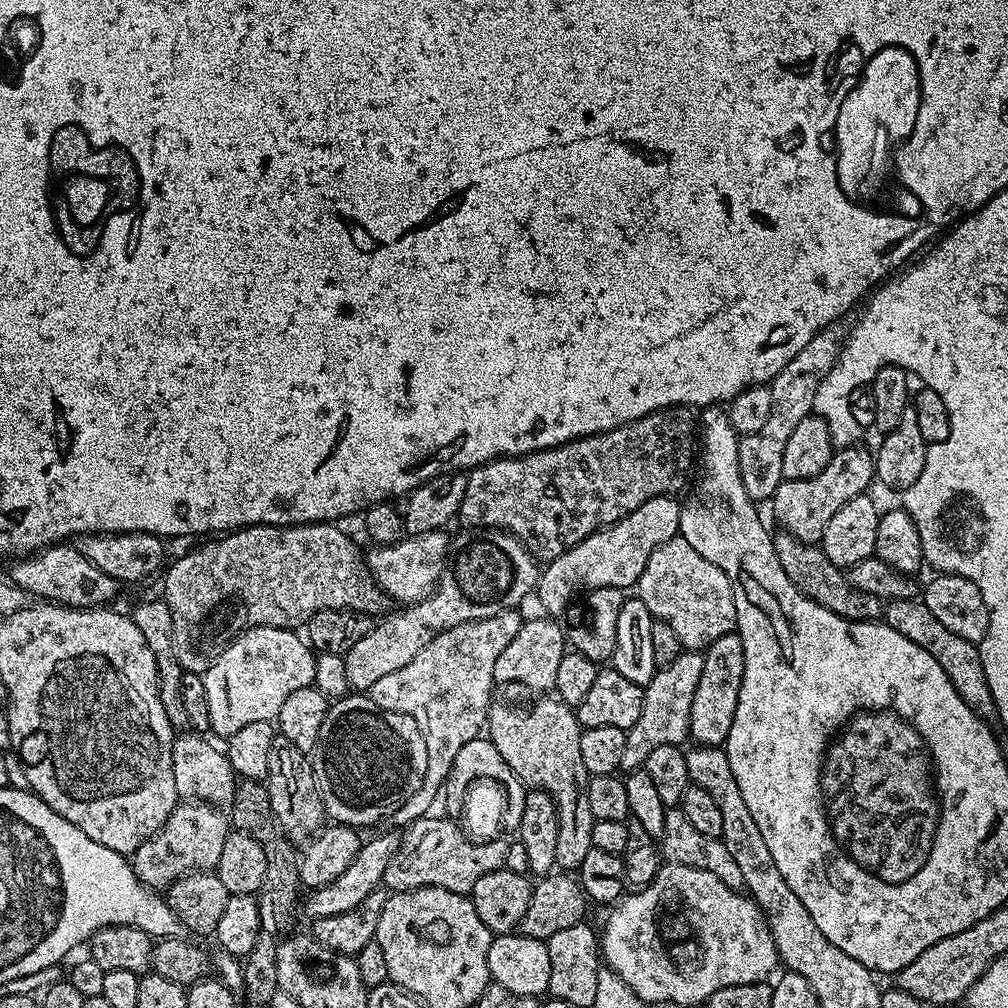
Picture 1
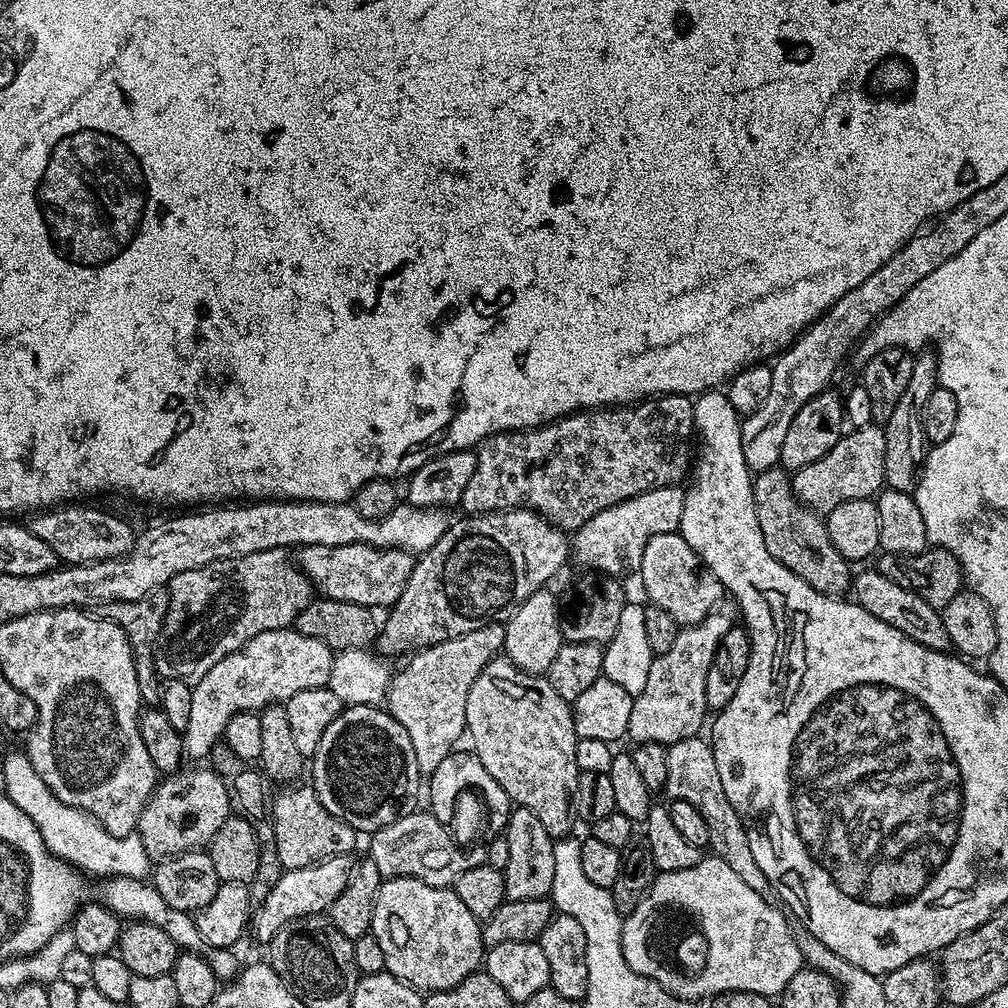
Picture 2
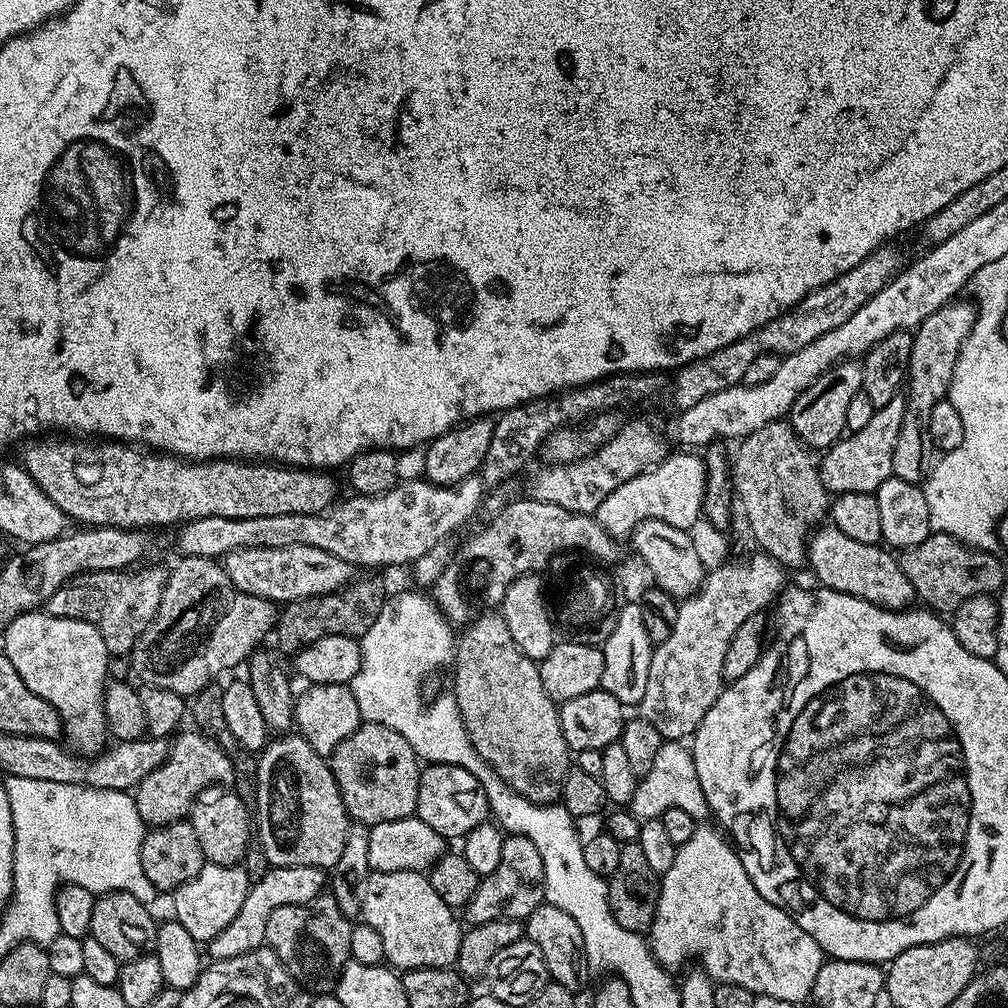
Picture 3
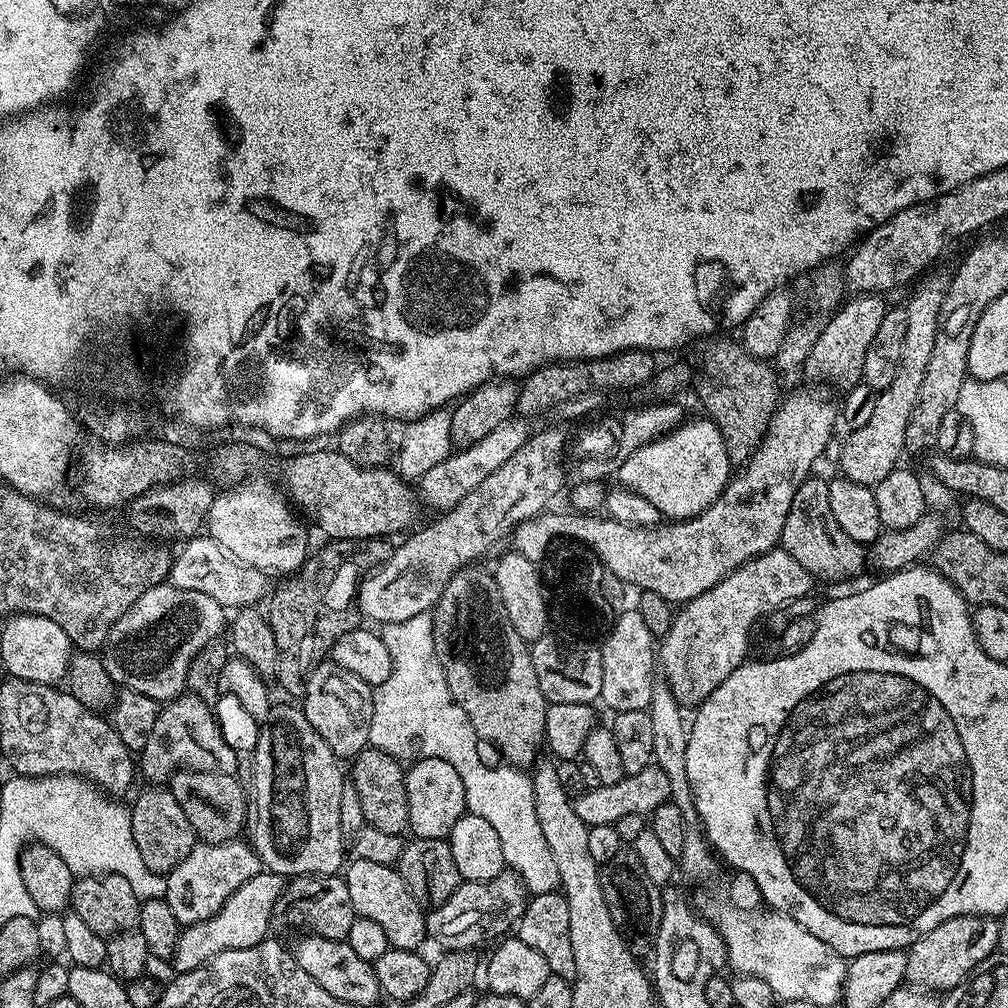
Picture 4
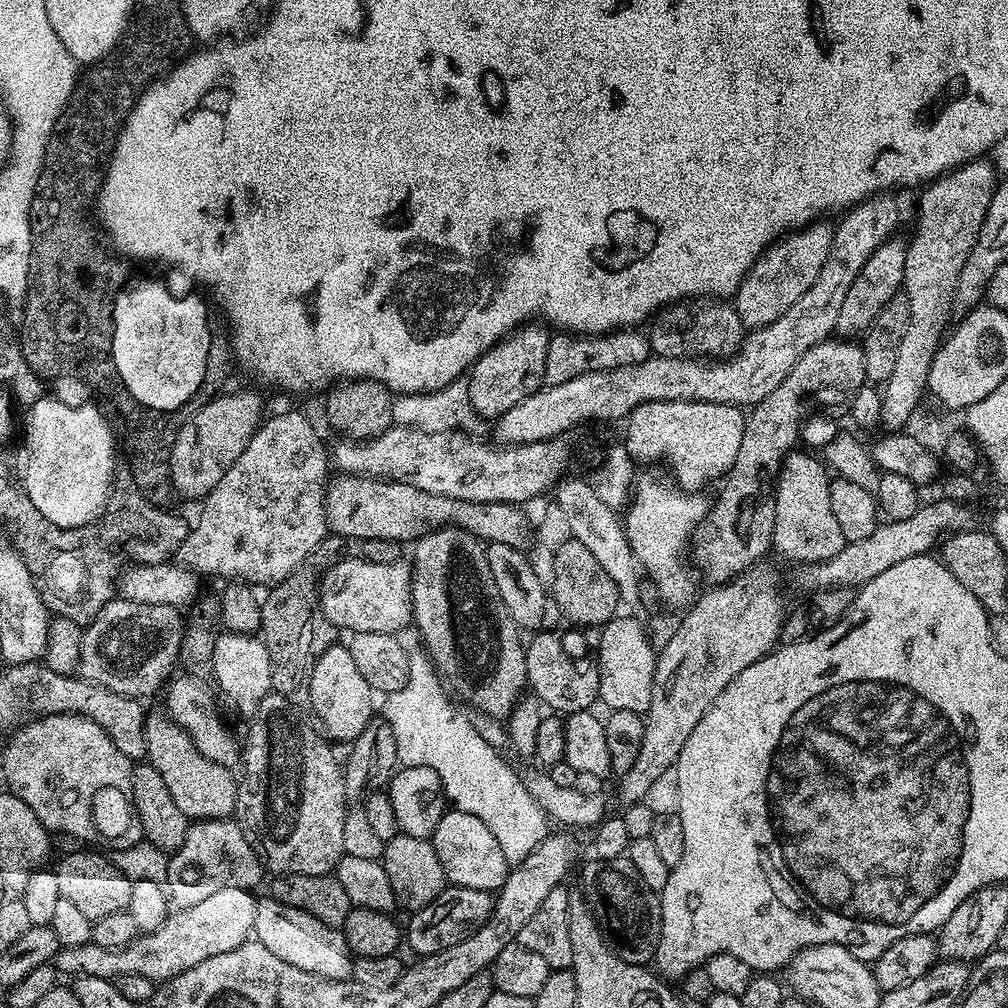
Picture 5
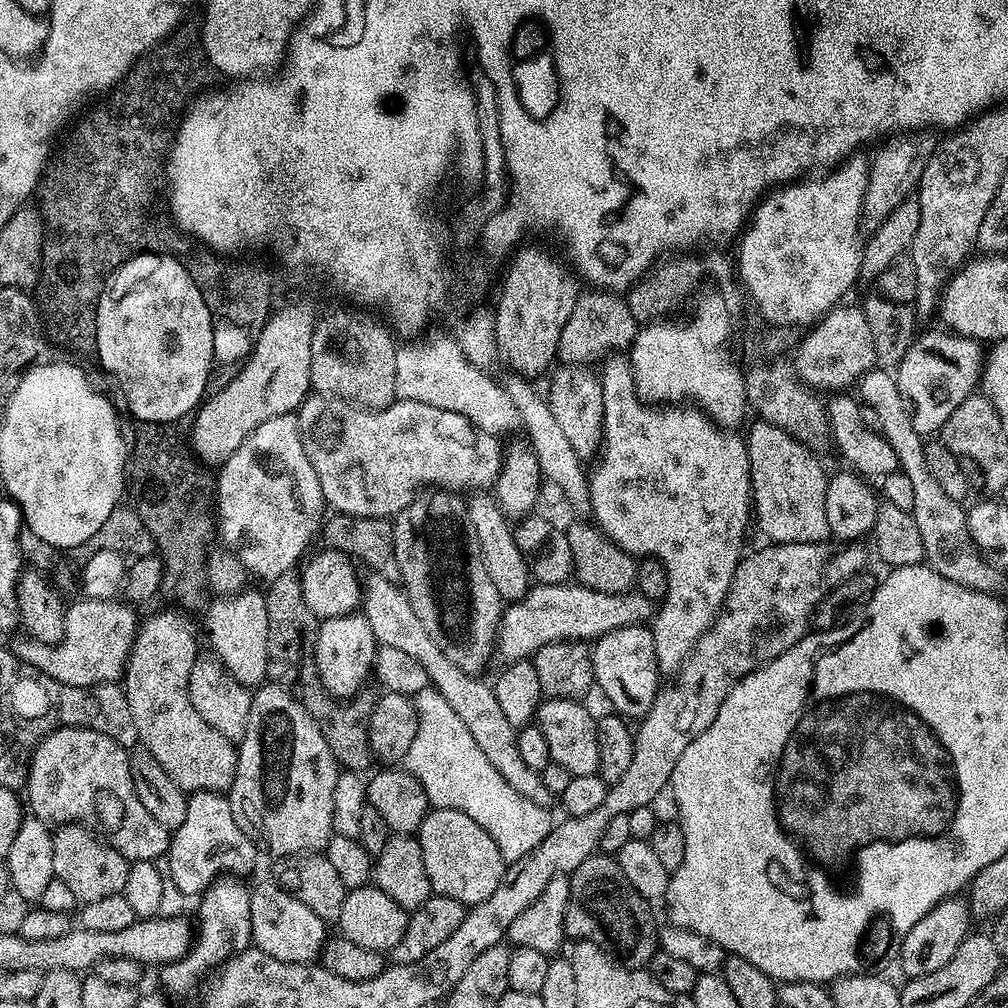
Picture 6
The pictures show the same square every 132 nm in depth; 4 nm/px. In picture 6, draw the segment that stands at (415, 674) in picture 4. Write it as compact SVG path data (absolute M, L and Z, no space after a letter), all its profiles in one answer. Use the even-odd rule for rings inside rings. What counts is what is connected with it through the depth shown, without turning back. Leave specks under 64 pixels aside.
M429 686L416 693L414 703L418 714L417 734L414 735L414 742L411 743L402 764L411 776L422 782L429 805L432 808L462 810L462 814L474 818L474 822L478 822L478 826L482 826L482 830L486 830L486 834L494 838L505 862L521 860L523 856L530 854L530 850L537 848L552 829L554 820L553 817L548 817L549 809L518 794L518 790L514 790L514 786L510 786L510 782L506 782L506 778L502 778L502 774L498 774L498 770L490 766L490 758L486 758L486 754L482 754L478 747L478 742L470 738L470 730L466 730L462 718L454 714L450 702L446 702L446 698L442 698L442 694L435 688Z

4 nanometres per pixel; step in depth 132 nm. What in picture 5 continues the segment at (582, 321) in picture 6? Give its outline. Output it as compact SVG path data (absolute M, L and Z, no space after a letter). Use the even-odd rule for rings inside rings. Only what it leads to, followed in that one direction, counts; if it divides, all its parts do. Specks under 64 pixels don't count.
M560 330L548 342L544 384L561 384L582 374L609 372L622 366L638 366L638 362L646 362L653 354L654 349L650 346L647 335L640 330L606 332L598 336Z

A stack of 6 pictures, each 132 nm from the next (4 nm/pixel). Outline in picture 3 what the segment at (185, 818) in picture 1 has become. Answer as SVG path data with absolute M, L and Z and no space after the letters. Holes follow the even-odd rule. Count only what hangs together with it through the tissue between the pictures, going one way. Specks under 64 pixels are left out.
M199 730L191 731L181 731L175 737L176 744L174 740L162 766L146 774L146 778L142 778L142 782L134 789L138 812L145 825L163 826L183 820L191 813L192 803L198 798L198 794L202 794L202 790L233 783L235 770L227 754L217 746L212 737L205 736Z

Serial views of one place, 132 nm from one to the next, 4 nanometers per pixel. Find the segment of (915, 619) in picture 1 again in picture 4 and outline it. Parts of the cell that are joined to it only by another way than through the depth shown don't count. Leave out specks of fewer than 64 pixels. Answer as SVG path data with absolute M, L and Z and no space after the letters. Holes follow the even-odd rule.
M809 478L798 486L794 502L790 502L790 514L786 514L786 526L780 535L779 547L785 548L817 581L848 580L864 568L865 545L854 542L838 522L834 522L834 513L830 510L830 490L828 480Z

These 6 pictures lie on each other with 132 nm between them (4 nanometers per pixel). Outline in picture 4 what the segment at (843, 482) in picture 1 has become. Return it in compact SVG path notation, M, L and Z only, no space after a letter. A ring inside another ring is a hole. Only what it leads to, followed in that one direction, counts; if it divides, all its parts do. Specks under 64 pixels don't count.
M922 288L906 302L906 335L902 346L902 359L898 361L898 375L886 390L878 393L874 402L874 415L867 420L866 426L851 429L840 448L840 472L843 479L859 484L875 486L886 478L901 463L900 456L905 455L906 425L910 422L910 413L914 410L914 402L918 402L918 389L922 386L922 377L926 375L926 366L930 362L930 354L934 351L934 338L938 338L942 302L944 292L936 288Z

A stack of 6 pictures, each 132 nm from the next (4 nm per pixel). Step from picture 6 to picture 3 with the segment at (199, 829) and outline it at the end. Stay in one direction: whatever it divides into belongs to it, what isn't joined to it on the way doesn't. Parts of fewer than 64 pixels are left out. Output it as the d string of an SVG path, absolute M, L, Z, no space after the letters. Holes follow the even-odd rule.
M207 862L182 886L171 893L171 915L177 920L197 942L207 942L218 938L226 926L230 926L231 920L242 910L242 902L246 902L246 894L250 887L247 871L240 864L230 866L218 866Z

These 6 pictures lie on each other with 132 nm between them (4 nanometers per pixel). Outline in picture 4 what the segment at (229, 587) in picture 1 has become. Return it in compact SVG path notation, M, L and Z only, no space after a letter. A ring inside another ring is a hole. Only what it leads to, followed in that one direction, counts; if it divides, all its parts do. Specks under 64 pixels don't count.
M165 582L146 590L146 594L142 594L142 598L138 598L138 602L134 602L134 606L130 606L118 622L114 622L108 642L102 649L104 669L121 689L137 691L159 702L175 700L185 691L190 662L194 662L196 655L207 644L217 643L223 632L225 635L226 609L214 602L210 594L198 594L198 590L184 590Z

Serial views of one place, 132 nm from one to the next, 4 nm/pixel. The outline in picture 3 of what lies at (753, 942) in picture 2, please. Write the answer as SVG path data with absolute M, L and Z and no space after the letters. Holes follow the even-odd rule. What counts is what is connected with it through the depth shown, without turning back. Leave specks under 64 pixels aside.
M697 826L694 834L690 834L690 842L677 847L674 866L670 866L670 870L666 870L659 877L658 906L654 910L652 924L646 933L648 947L651 948L654 958L662 967L669 970L677 970L676 968L682 967L688 959L700 960L699 967L707 974L708 979L713 982L746 986L746 990L750 990L758 996L770 994L774 998L786 998L786 1002L790 1002L793 1006L799 1005L799 1000L807 1001L812 994L814 978L818 978L818 970L822 970L824 965L826 953L820 949L818 942L814 942L814 938L810 938L810 934L806 934L806 930L802 930L802 926L798 926L798 922L794 922L794 918L789 916L783 908L774 906L769 900L762 898L762 894L758 894L750 874L746 874L746 866L742 866L739 851L715 827L713 827L714 829L704 827L708 826Z

